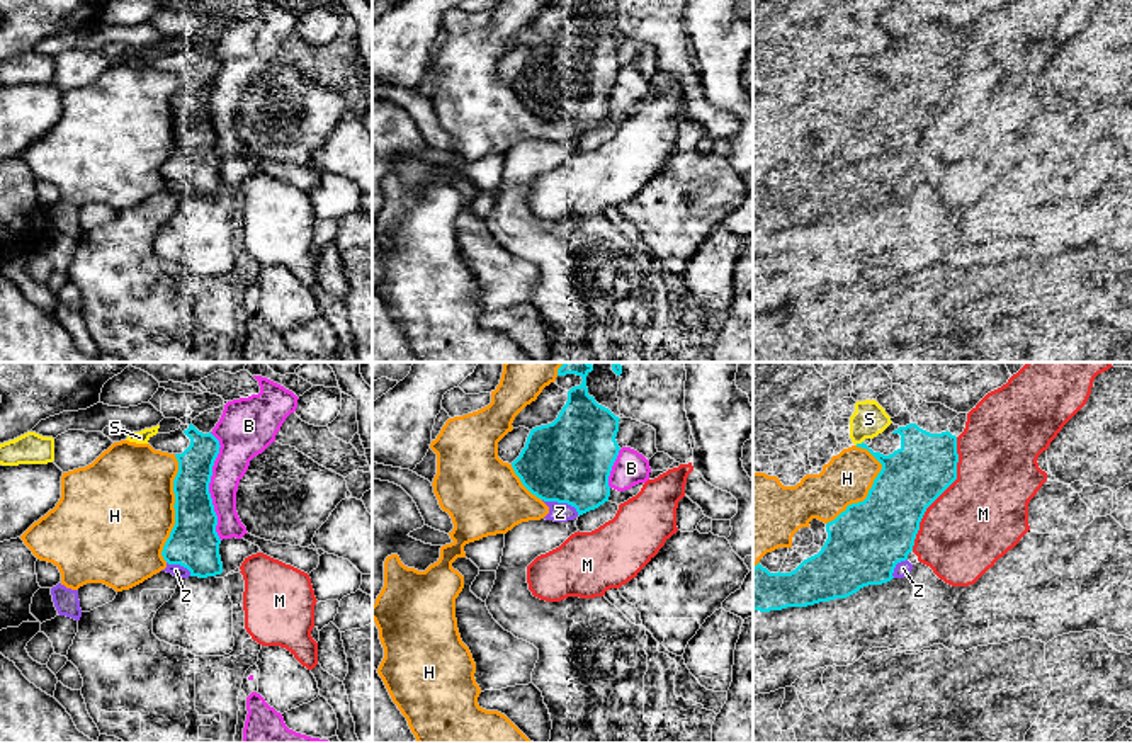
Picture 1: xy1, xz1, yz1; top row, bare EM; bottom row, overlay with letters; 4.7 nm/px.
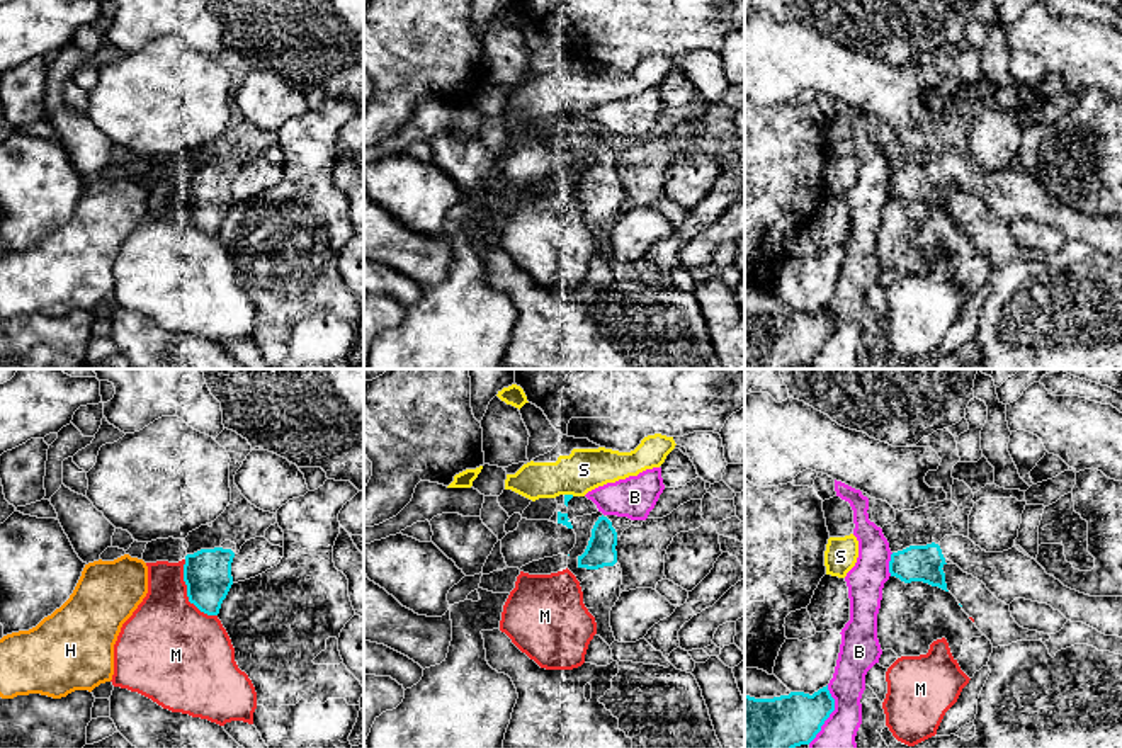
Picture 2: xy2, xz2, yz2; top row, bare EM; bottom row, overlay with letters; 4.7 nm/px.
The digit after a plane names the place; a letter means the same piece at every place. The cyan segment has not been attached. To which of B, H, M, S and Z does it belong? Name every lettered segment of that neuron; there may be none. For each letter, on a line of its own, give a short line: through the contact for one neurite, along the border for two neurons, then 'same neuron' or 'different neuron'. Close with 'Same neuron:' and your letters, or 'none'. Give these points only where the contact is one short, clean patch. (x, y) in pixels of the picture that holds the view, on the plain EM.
B: different neuron
H: different neuron
M: different neuron
S: different neuron
Z: different neuron
Same neuron: none

